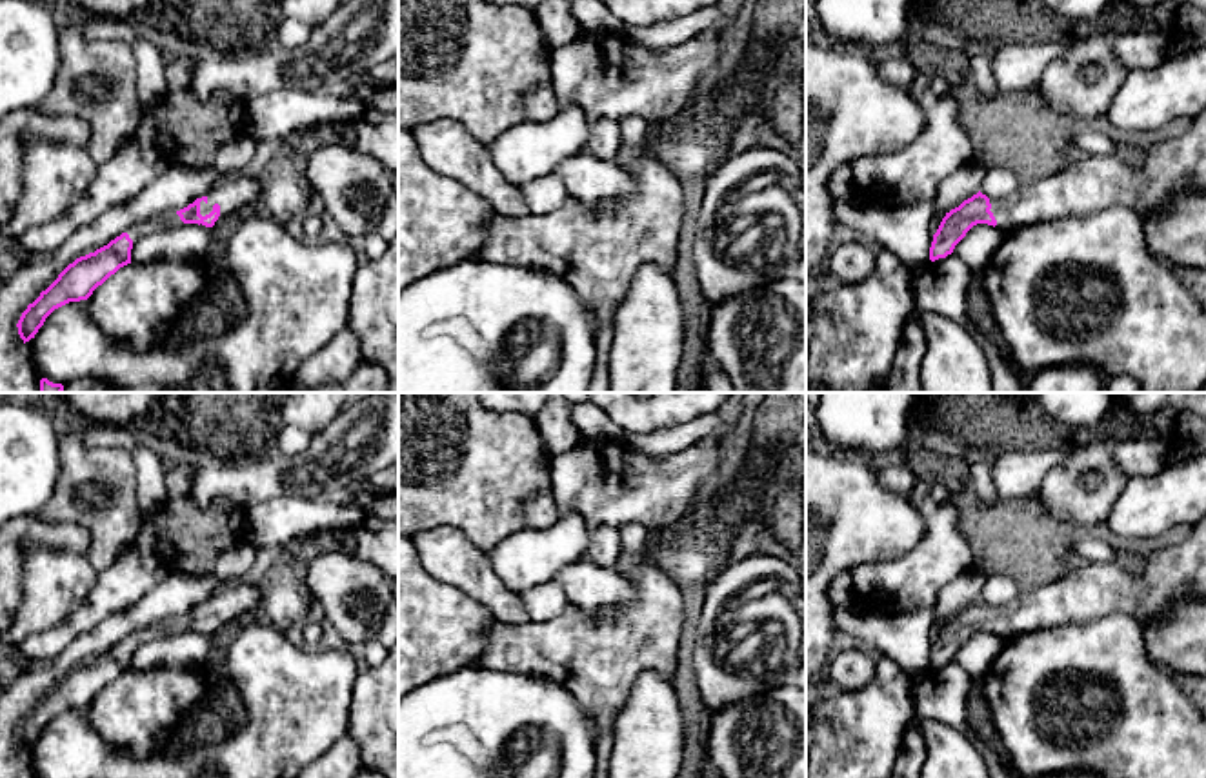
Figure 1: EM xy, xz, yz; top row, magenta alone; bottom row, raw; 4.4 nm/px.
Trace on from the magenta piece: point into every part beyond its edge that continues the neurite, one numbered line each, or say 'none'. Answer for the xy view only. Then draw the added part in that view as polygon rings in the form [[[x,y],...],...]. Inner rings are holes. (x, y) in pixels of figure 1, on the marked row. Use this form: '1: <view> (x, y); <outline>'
1: xy (233, 193); [[[246,173],[229,175],[218,180],[206,194],[207,200],[200,202],[200,214],[206,216],[213,205],[220,205],[220,216],[215,224],[229,214],[249,209],[262,196],[262,185]]]

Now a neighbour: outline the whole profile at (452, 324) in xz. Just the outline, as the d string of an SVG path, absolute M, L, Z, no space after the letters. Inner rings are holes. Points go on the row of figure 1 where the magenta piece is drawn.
M460 260L424 274L398 294L398 393L511 393L502 384L498 364L506 358L504 340L526 327L553 331L560 340L558 369L520 393L586 393L595 369L595 324L575 291L542 269L508 262Z

